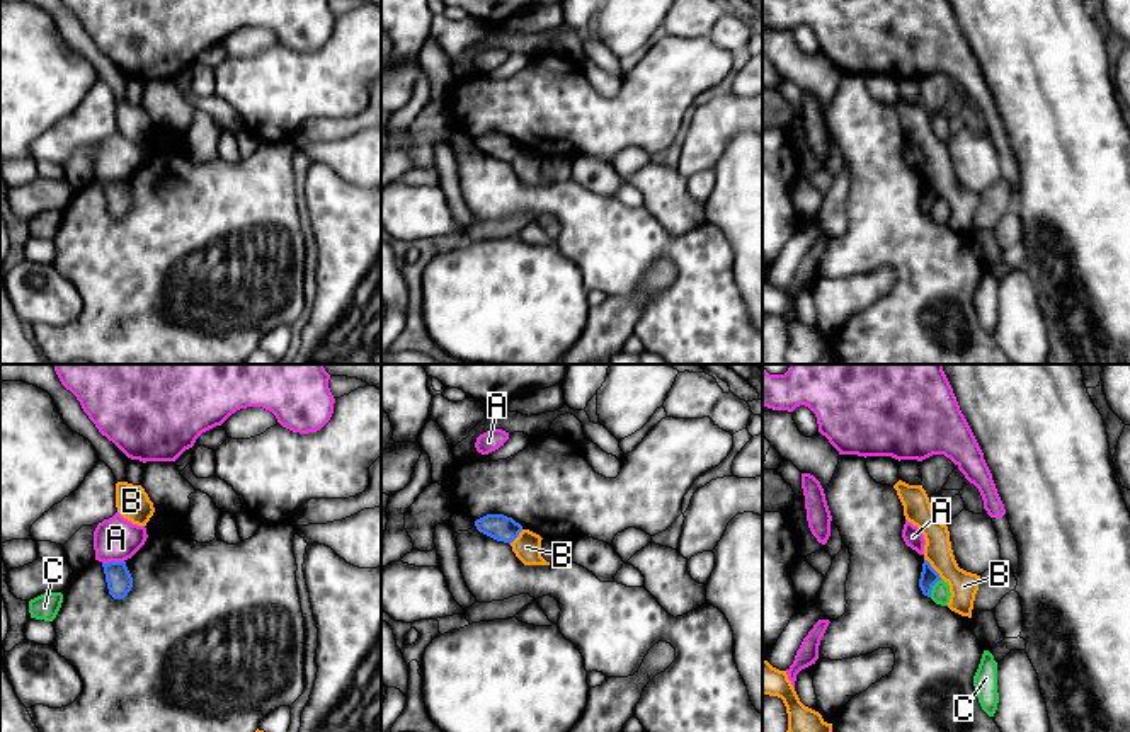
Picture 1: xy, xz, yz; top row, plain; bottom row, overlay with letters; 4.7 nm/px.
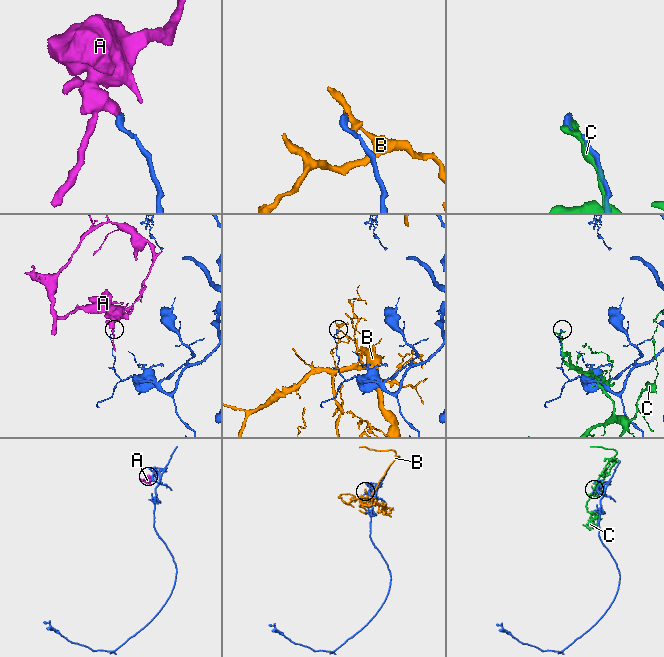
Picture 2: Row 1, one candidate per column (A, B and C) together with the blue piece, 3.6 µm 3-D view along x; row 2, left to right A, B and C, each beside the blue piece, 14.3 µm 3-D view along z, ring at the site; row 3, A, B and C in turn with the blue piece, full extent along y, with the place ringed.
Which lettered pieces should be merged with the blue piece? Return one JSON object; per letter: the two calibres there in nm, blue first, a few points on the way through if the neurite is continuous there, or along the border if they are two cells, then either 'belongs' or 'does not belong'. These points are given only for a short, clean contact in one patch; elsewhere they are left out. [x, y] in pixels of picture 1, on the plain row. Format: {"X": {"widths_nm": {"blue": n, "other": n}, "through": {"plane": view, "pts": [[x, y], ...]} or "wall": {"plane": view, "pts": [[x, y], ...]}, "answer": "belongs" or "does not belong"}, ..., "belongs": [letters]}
{"A": {"widths_nm": {"blue": 120, "other": 200}, "wall": {"plane": "xy", "pts": [[102, 179], [123, 181]]}, "answer": "does not belong"}, "B": {"widths_nm": {"blue": 80, "other": 140}, "answer": "does not belong"}, "C": {"widths_nm": {"blue": 80, "other": 90}, "answer": "does not belong"}, "belongs": []}

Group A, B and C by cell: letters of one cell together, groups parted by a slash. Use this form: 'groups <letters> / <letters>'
groups A / B / C

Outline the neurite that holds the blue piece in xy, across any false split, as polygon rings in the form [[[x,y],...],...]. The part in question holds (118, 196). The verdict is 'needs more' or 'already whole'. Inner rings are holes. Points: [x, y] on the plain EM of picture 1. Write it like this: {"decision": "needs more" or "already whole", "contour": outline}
{"decision": "already whole", "contour": [[[102,180],[102,186],[109,213],[114,218],[124,218],[133,206],[133,196],[126,186],[126,180]]]}

